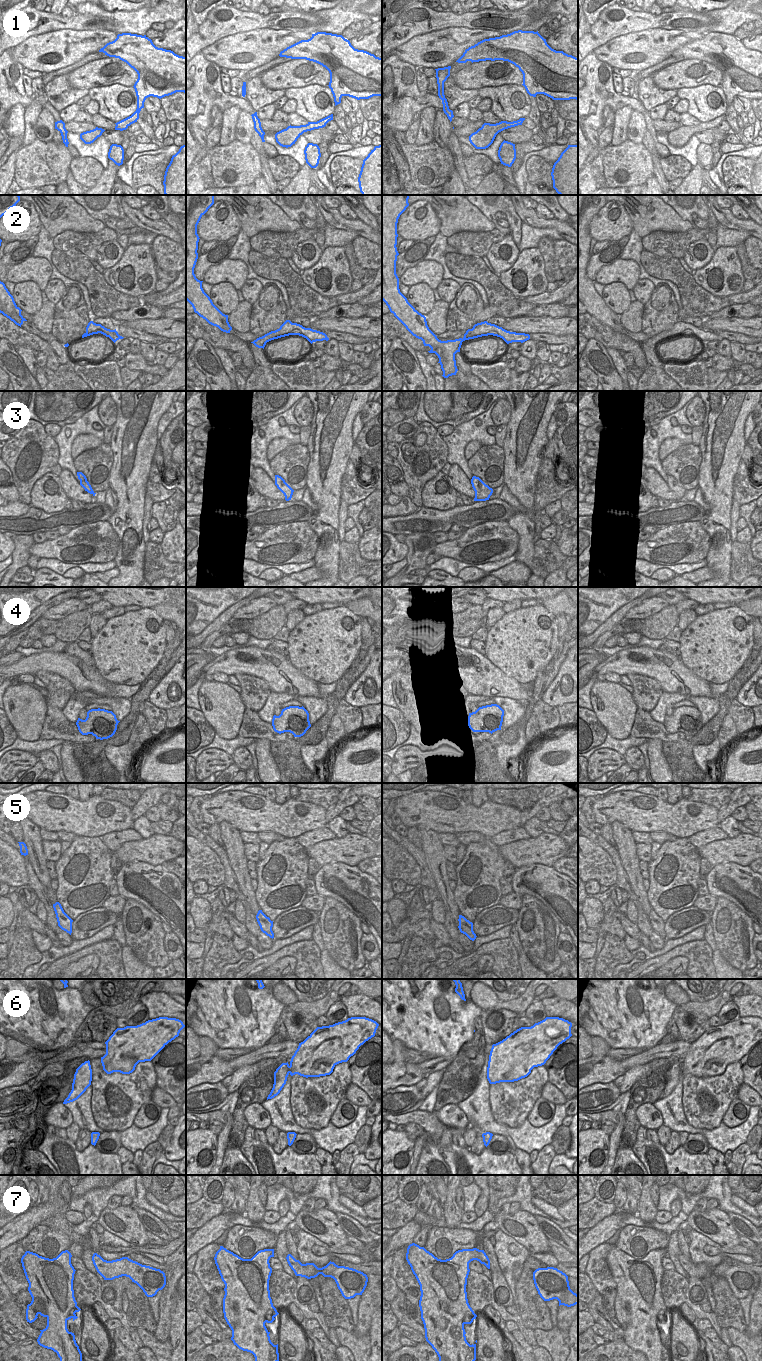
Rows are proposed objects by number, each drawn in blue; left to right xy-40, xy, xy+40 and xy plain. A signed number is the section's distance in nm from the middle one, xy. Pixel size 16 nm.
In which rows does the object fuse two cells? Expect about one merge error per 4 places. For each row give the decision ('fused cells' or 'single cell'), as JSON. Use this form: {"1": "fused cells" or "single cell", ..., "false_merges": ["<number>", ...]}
{"1": "single cell", "2": "single cell", "3": "single cell", "4": "single cell", "5": "single cell", "6": "single cell", "7": "single cell", "false_merges": []}

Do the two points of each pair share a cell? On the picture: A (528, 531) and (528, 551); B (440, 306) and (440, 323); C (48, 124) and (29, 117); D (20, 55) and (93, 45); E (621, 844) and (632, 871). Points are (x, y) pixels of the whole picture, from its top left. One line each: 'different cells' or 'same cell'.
A: same cell
B: same cell
C: different cells
D: same cell
E: same cell

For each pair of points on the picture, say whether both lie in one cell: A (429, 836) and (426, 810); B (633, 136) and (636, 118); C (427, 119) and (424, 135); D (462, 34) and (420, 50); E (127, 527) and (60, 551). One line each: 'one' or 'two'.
A: two
B: one
C: one
D: one
E: two

